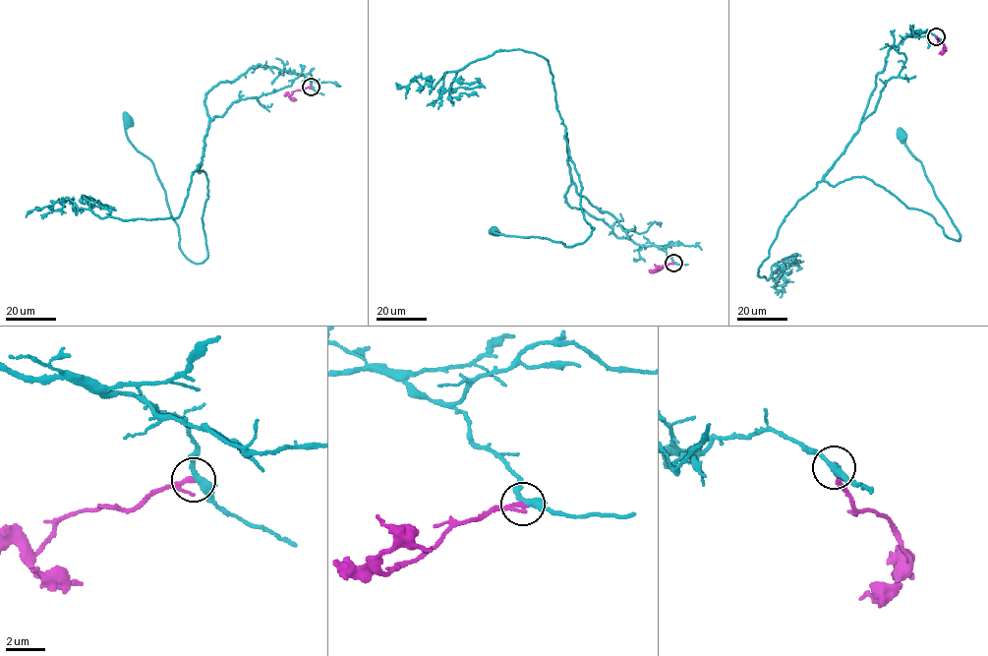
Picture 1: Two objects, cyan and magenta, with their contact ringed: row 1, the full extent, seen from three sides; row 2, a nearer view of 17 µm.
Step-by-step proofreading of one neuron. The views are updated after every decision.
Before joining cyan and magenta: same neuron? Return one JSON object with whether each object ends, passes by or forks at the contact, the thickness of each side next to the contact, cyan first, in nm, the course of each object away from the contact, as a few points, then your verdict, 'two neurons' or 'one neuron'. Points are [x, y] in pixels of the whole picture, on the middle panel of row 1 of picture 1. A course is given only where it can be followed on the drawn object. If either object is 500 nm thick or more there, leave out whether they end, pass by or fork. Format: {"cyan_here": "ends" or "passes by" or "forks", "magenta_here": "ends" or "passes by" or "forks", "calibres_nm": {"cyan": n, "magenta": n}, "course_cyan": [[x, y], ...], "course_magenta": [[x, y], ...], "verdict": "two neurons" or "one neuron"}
{"cyan_here": "passes by", "magenta_here": "passes by", "calibres_nm": {"cyan": 320, "magenta": 190}, "course_cyan": [[672, 263], [664, 251], [617, 238], [602, 219], [569, 207], [565, 131], [591, 235], [568, 247], [494, 231]], "course_magenta": [[672, 263], [655, 270], [662, 268]], "verdict": "two neurons"}

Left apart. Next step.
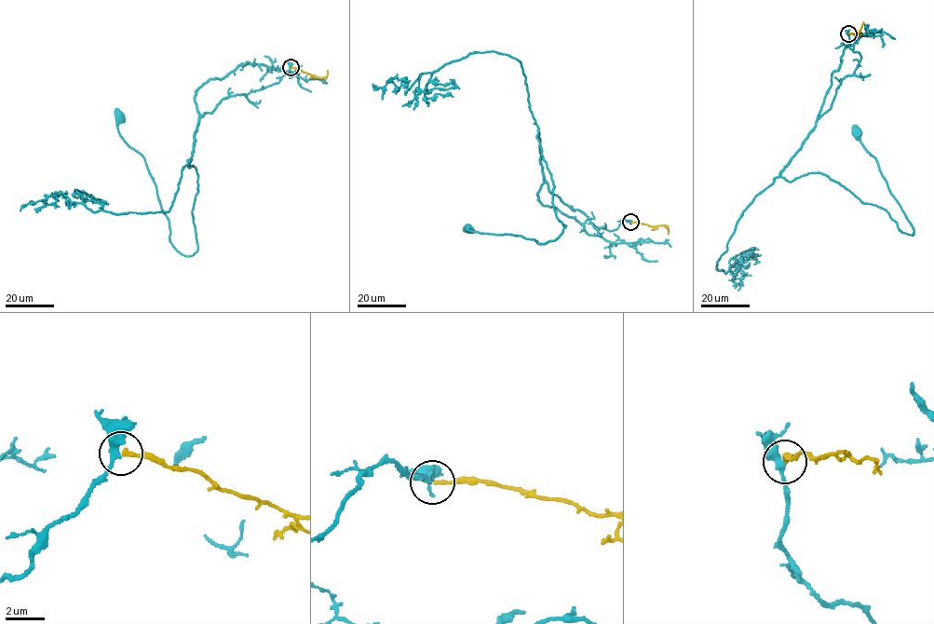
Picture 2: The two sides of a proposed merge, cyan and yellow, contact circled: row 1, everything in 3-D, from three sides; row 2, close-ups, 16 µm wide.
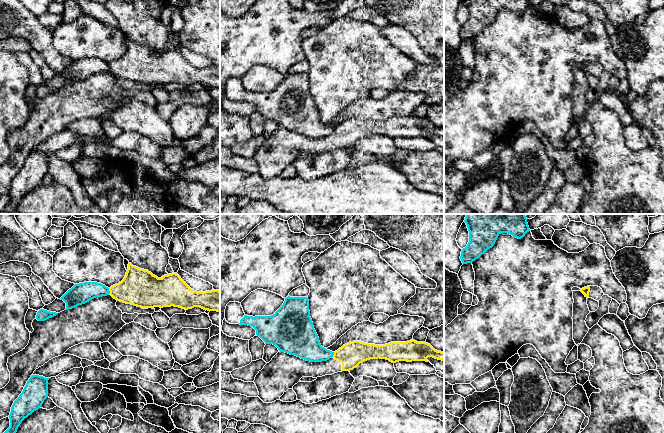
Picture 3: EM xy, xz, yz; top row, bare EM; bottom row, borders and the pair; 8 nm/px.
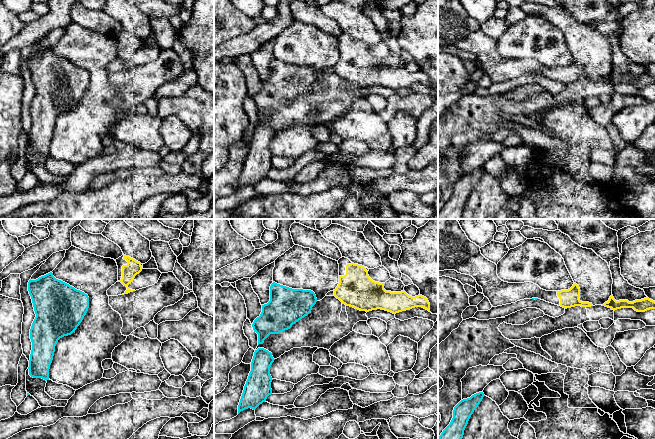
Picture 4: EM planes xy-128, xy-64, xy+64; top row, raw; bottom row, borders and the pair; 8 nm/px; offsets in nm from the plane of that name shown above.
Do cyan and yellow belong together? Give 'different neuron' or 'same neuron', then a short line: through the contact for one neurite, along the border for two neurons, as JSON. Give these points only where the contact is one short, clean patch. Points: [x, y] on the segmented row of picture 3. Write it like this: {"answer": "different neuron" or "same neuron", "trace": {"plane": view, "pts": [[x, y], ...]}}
{"answer": "different neuron", "trace": {"plane": "xy", "pts": [[108, 288], [109, 293]]}}

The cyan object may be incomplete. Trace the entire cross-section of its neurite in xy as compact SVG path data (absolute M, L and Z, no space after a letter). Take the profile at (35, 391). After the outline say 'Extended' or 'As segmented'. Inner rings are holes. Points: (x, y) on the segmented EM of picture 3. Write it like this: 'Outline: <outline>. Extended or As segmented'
Outline: M31 375L11 407L10 427L4 433L16 433L22 421L42 406L48 397L48 380L43 376Z. As segmented

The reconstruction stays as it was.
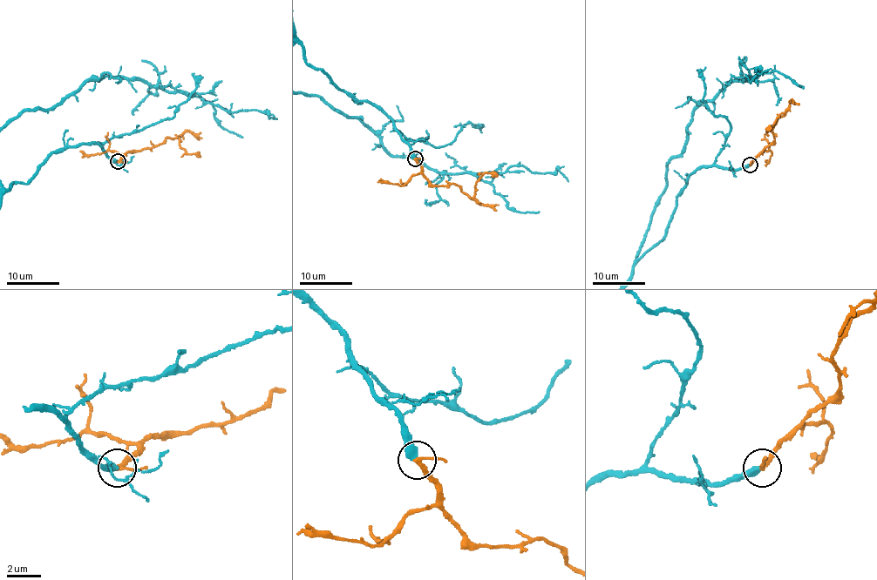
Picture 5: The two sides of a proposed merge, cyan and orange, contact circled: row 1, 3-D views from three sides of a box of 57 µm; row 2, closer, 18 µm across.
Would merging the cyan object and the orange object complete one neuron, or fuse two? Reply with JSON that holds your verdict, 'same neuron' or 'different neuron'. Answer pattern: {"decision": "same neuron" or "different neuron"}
{"decision": "same neuron"}

